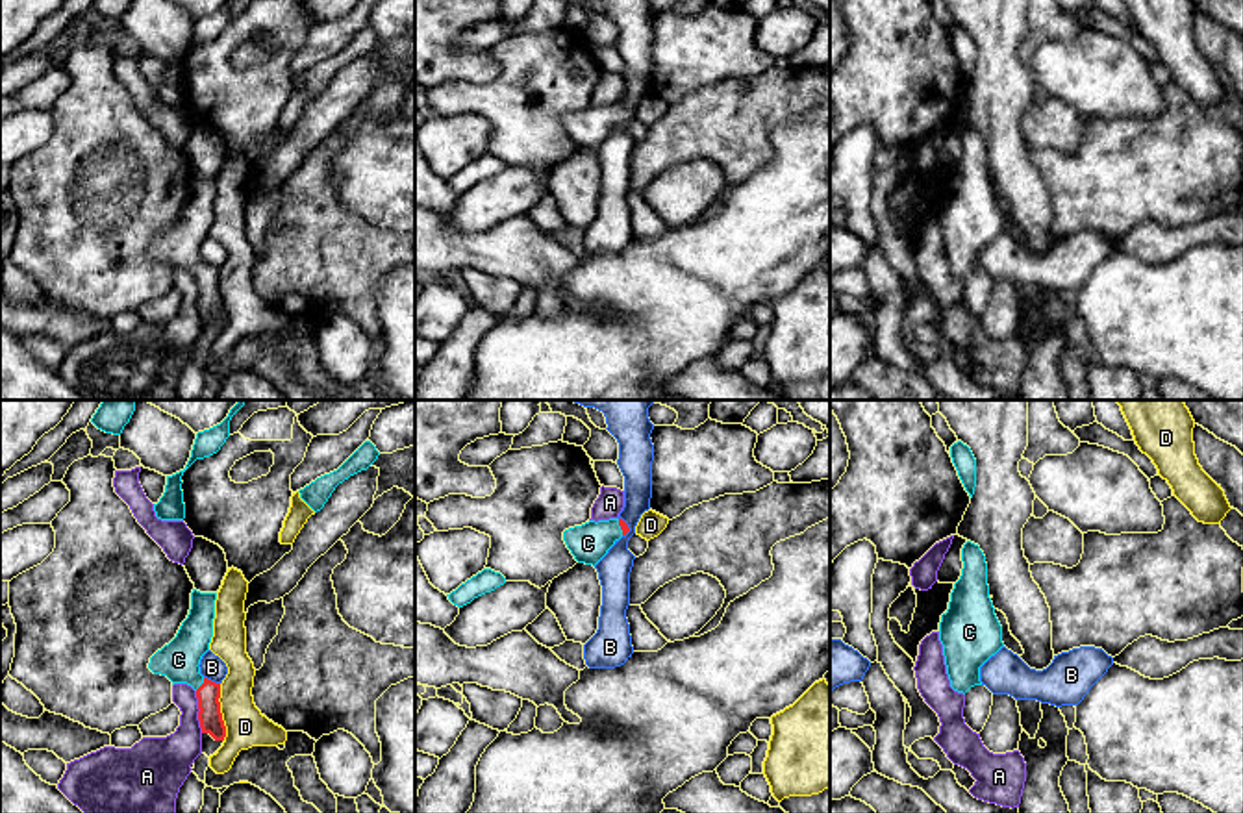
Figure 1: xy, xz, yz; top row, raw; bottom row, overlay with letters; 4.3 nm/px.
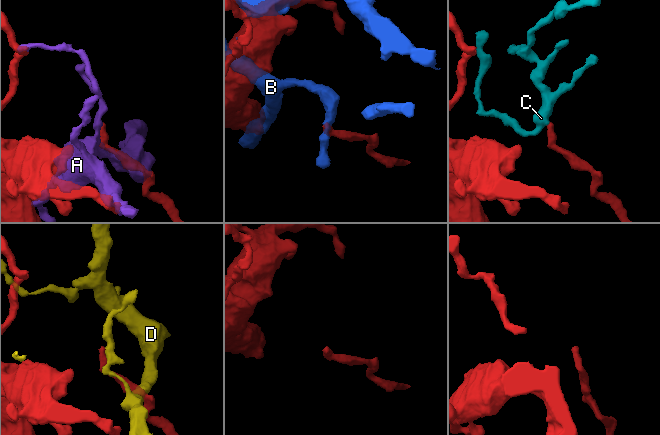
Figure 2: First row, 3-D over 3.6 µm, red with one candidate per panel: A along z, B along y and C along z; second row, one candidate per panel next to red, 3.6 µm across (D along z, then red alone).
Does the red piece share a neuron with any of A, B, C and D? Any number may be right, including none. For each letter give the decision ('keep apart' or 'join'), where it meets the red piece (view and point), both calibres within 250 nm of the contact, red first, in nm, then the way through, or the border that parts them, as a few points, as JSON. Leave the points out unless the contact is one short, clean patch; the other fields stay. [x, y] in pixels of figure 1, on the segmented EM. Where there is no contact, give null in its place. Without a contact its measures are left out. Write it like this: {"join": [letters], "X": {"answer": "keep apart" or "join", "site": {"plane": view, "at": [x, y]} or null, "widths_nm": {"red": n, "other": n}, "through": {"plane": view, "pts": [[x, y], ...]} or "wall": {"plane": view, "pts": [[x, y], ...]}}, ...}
{"join": ["C"], "A": {"answer": "keep apart", "site": {"plane": "xy", "at": [199, 712]}, "widths_nm": {"red": 100, "other": 200}}, "B": {"answer": "keep apart", "site": {"plane": "xy", "at": [210, 680]}, "widths_nm": {"red": 100, "other": 110}}, "C": {"answer": "join", "site": {"plane": "xy", "at": [202, 684]}, "widths_nm": {"red": 100, "other": 170}, "through": {"plane": "xy", "pts": [[208, 693], [202, 684], [178, 660]]}}, "D": {"answer": "keep apart", "site": {"plane": "xy", "at": [219, 712]}, "widths_nm": {"red": 100, "other": 180}}}

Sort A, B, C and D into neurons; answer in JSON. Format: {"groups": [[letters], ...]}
{"groups": [["A"], ["B"], ["C"], ["D"]]}

